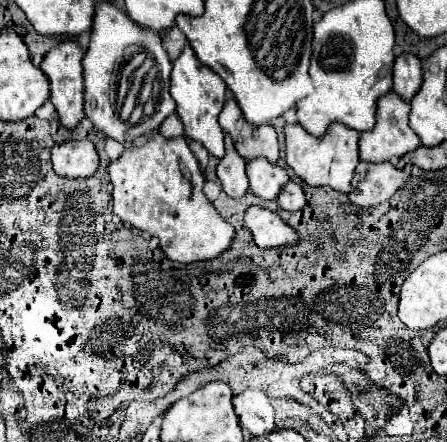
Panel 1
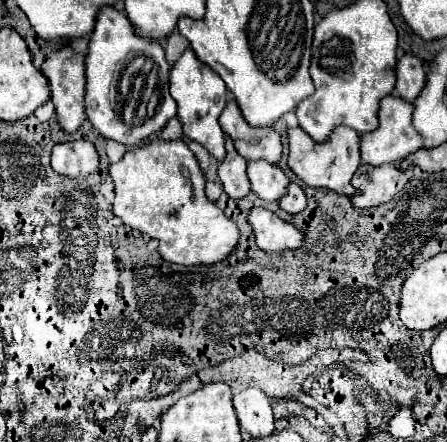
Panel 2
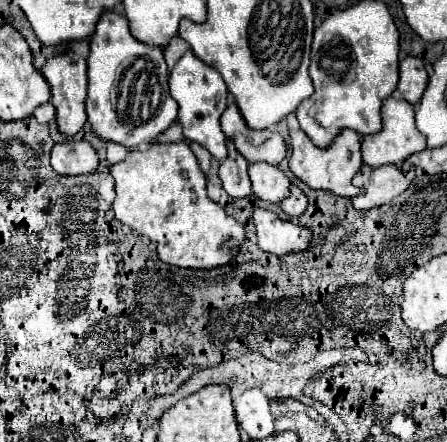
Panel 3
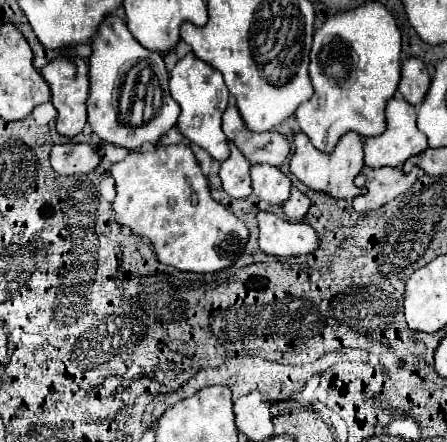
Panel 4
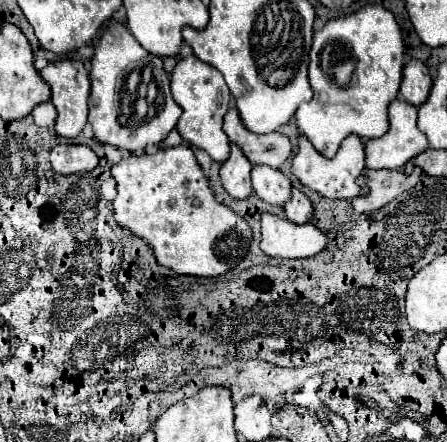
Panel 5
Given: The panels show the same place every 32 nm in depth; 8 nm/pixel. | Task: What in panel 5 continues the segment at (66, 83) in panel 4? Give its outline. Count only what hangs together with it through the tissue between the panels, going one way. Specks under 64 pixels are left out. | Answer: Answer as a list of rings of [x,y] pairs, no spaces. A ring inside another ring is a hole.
[[[58,60],[48,64],[40,76],[50,84],[52,88],[52,104],[58,110],[58,118],[56,118],[56,134],[64,136],[64,138],[76,138],[78,134],[82,134],[82,128],[86,124],[86,116],[88,116],[88,96],[90,96],[90,78],[88,78],[88,70],[84,68],[82,62],[78,60]]]

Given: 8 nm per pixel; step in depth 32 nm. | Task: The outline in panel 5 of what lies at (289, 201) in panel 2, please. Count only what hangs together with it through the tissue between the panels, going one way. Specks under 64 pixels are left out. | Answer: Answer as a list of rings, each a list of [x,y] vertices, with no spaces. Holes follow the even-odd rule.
[[[298,188],[292,190],[292,200],[284,206],[284,210],[286,210],[286,218],[294,224],[306,224],[312,220],[312,214],[314,214],[310,198],[302,194]]]

